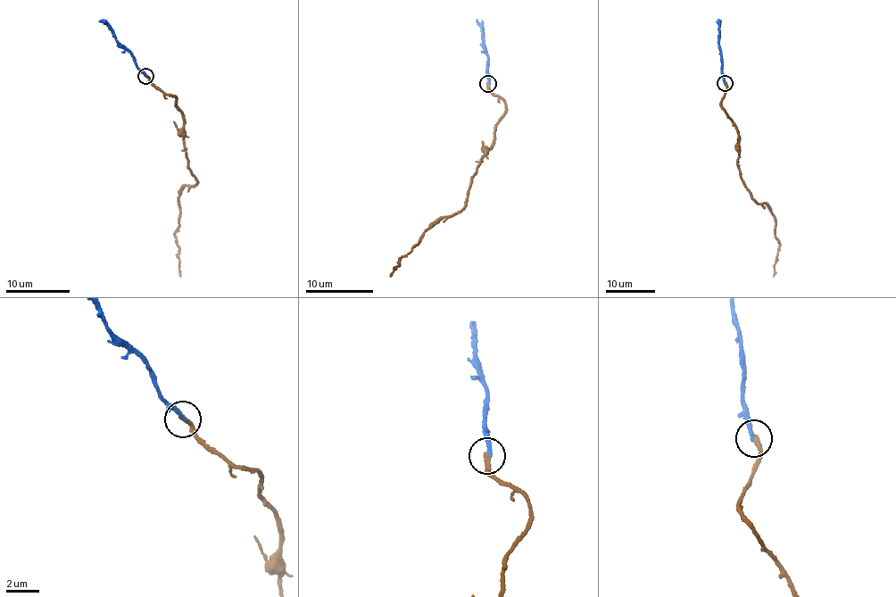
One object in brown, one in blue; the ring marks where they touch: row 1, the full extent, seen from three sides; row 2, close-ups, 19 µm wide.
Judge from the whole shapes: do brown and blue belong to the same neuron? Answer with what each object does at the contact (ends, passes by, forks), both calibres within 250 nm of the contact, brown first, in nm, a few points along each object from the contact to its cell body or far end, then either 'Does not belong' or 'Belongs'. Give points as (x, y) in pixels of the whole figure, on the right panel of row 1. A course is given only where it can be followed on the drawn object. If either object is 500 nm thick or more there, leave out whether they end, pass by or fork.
At the ring brown ends. At the ring blue ends. Thickness 280 nm (brown) against 220 nm. Course of brown: (725, 84), (720, 102), (738, 133), (741, 178), (753, 200), (766, 204), (773, 214), (779, 246), (774, 276). Course of blue: (725, 84), (717, 44), (720, 30), (717, 19). Does not belong

